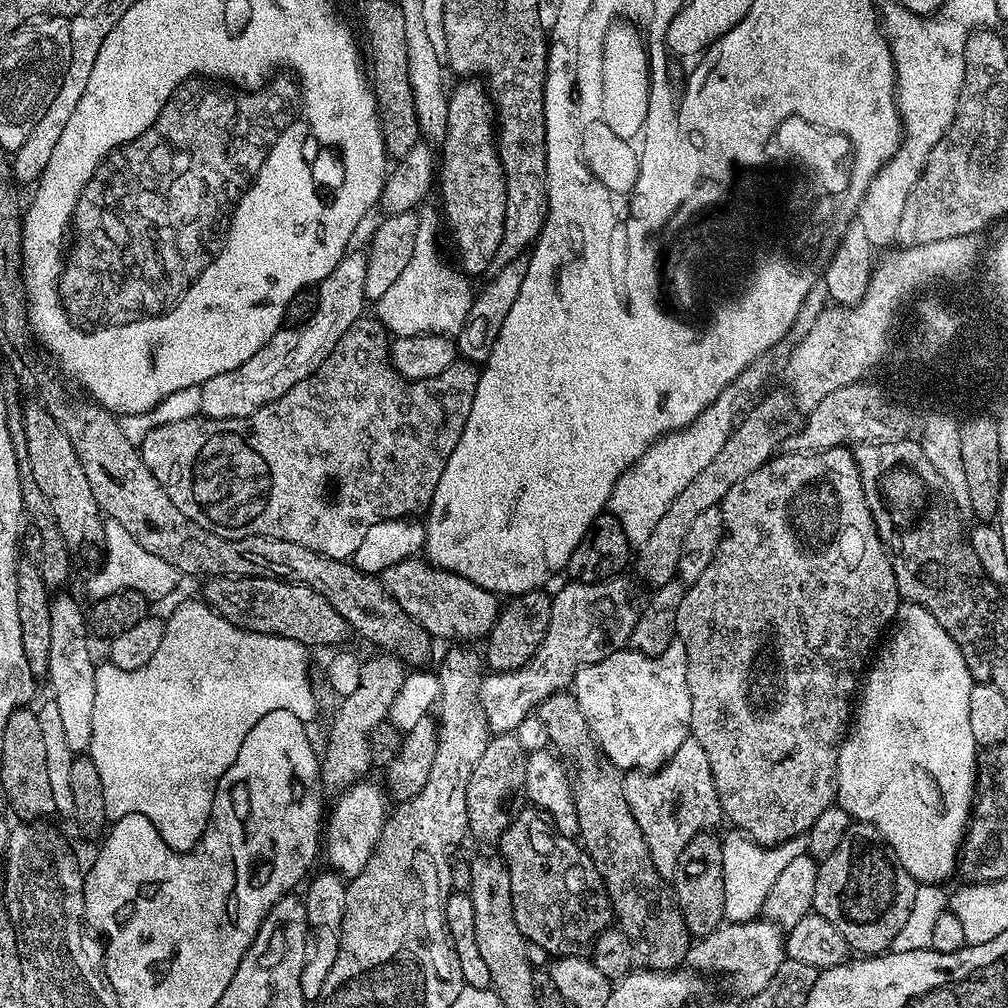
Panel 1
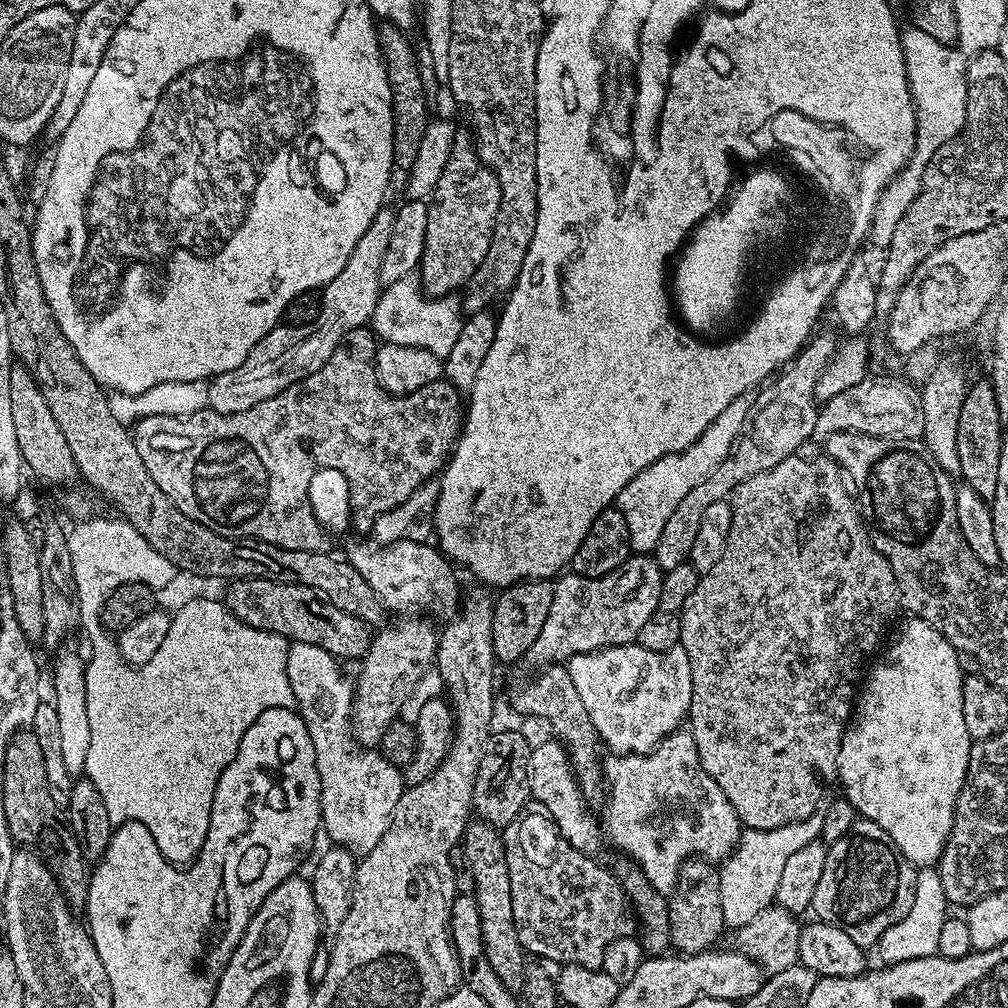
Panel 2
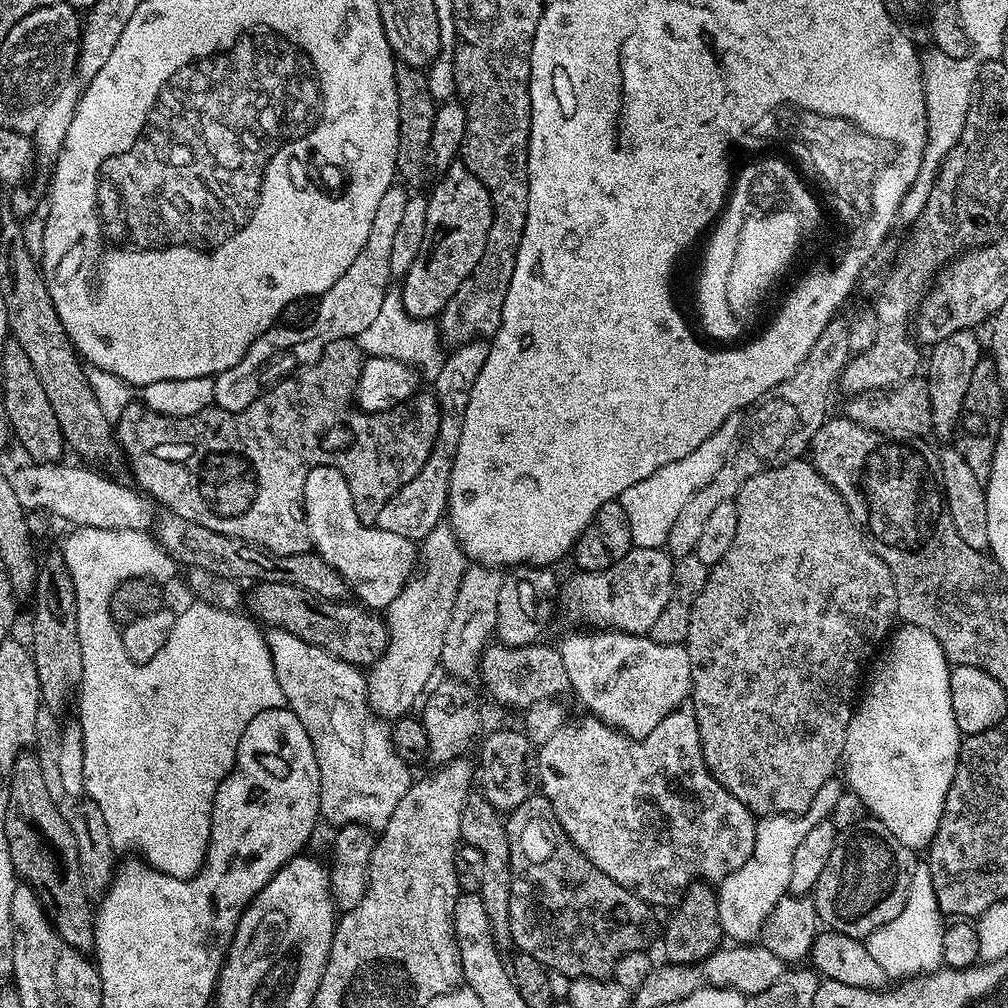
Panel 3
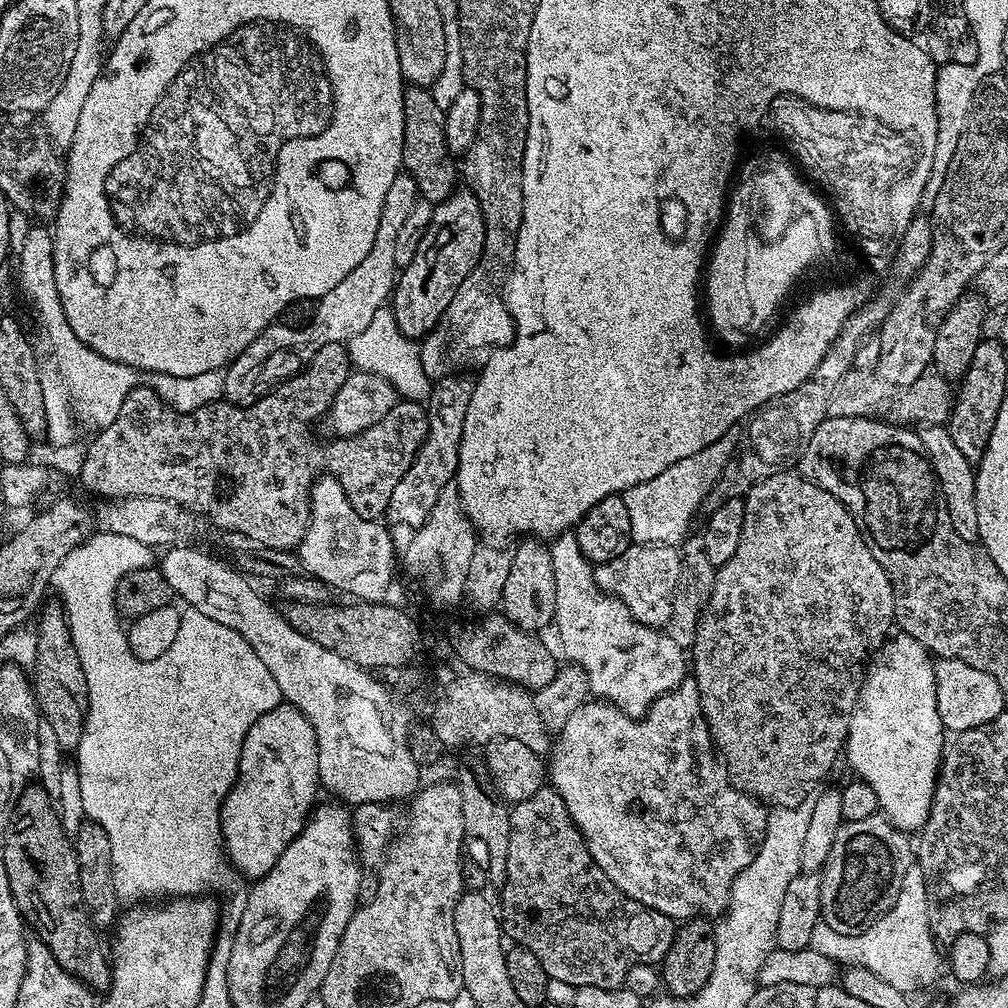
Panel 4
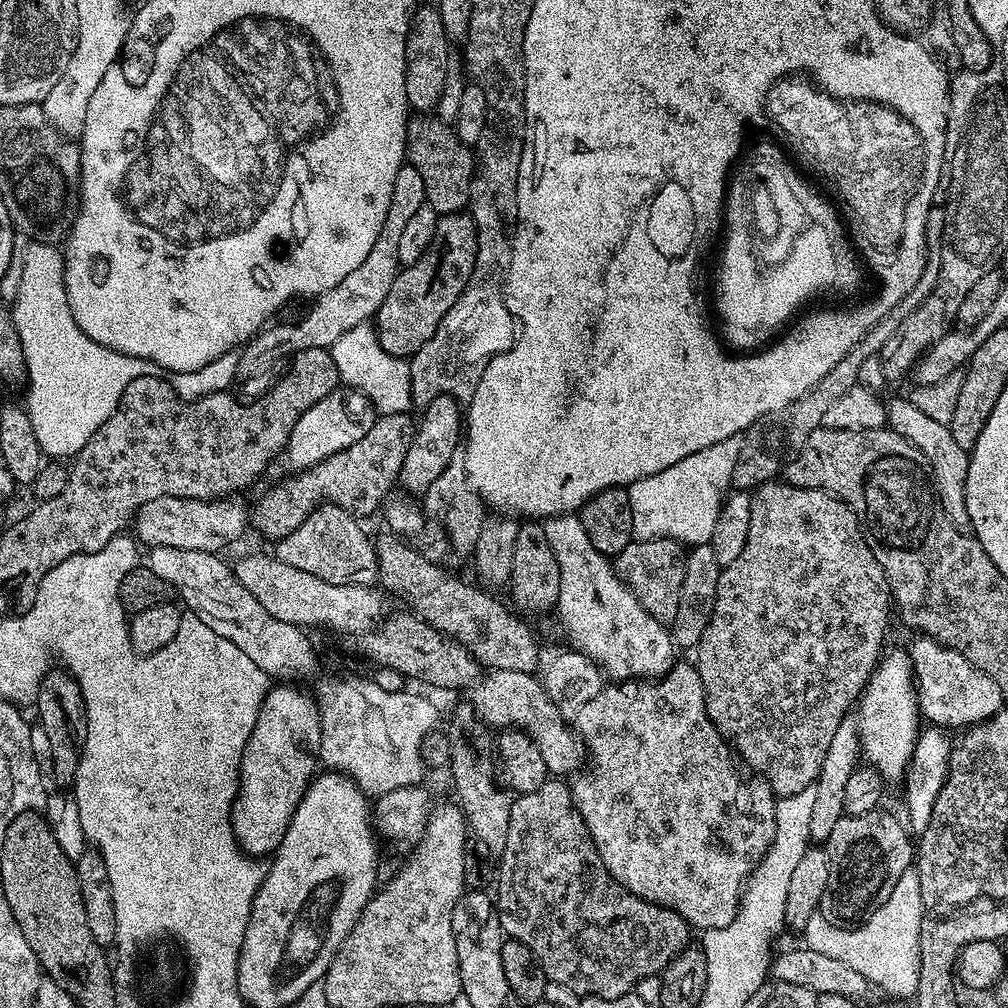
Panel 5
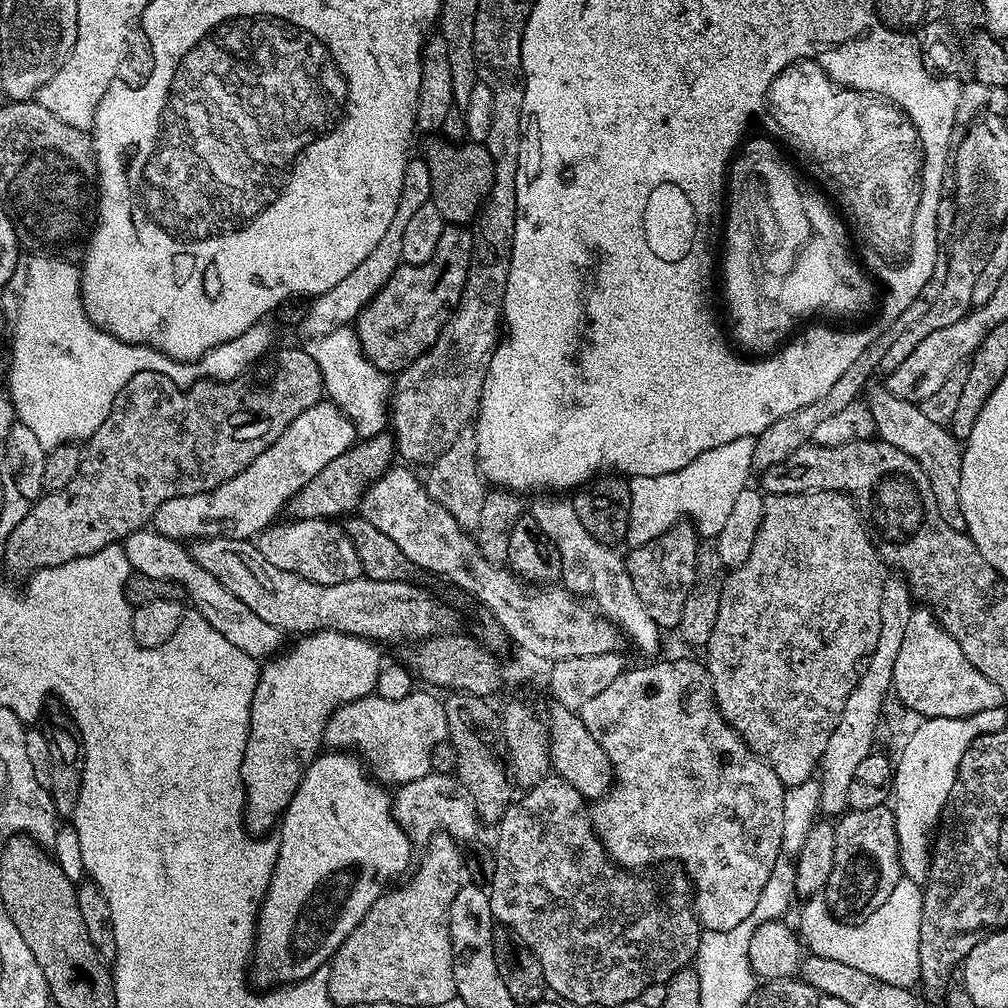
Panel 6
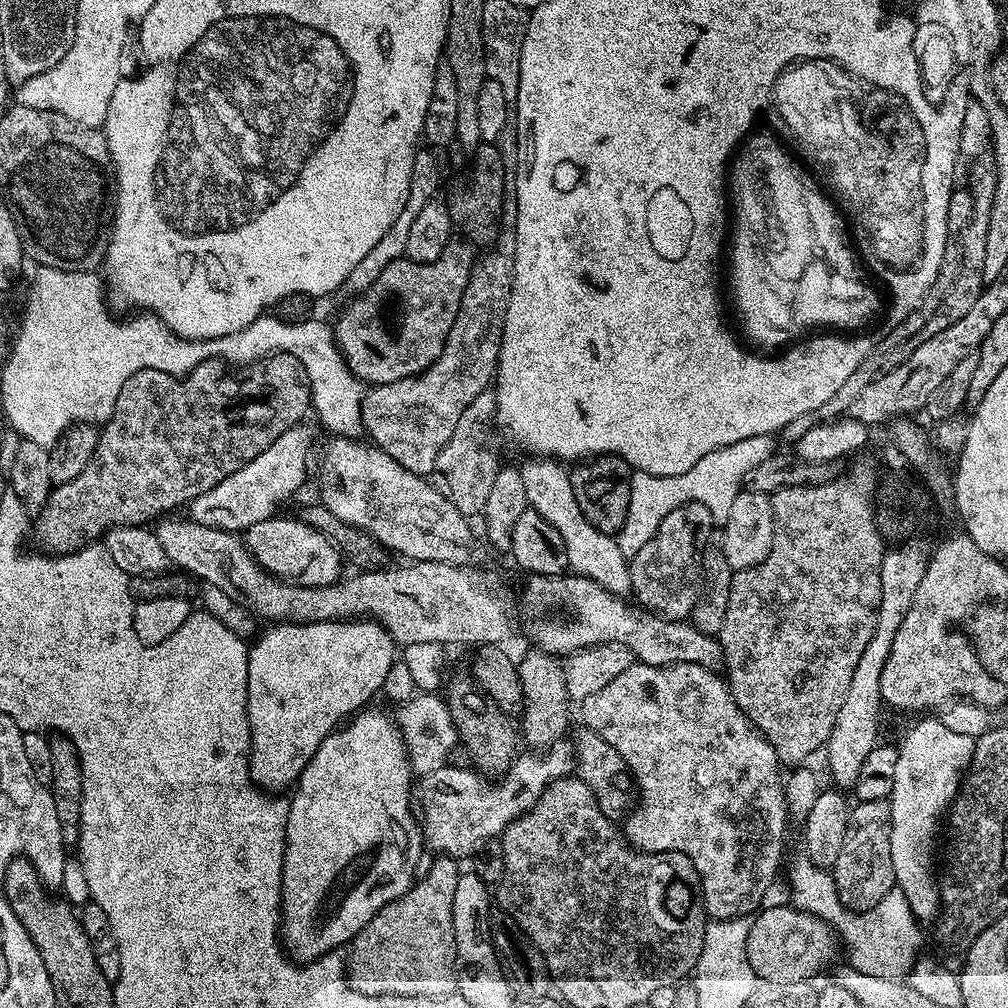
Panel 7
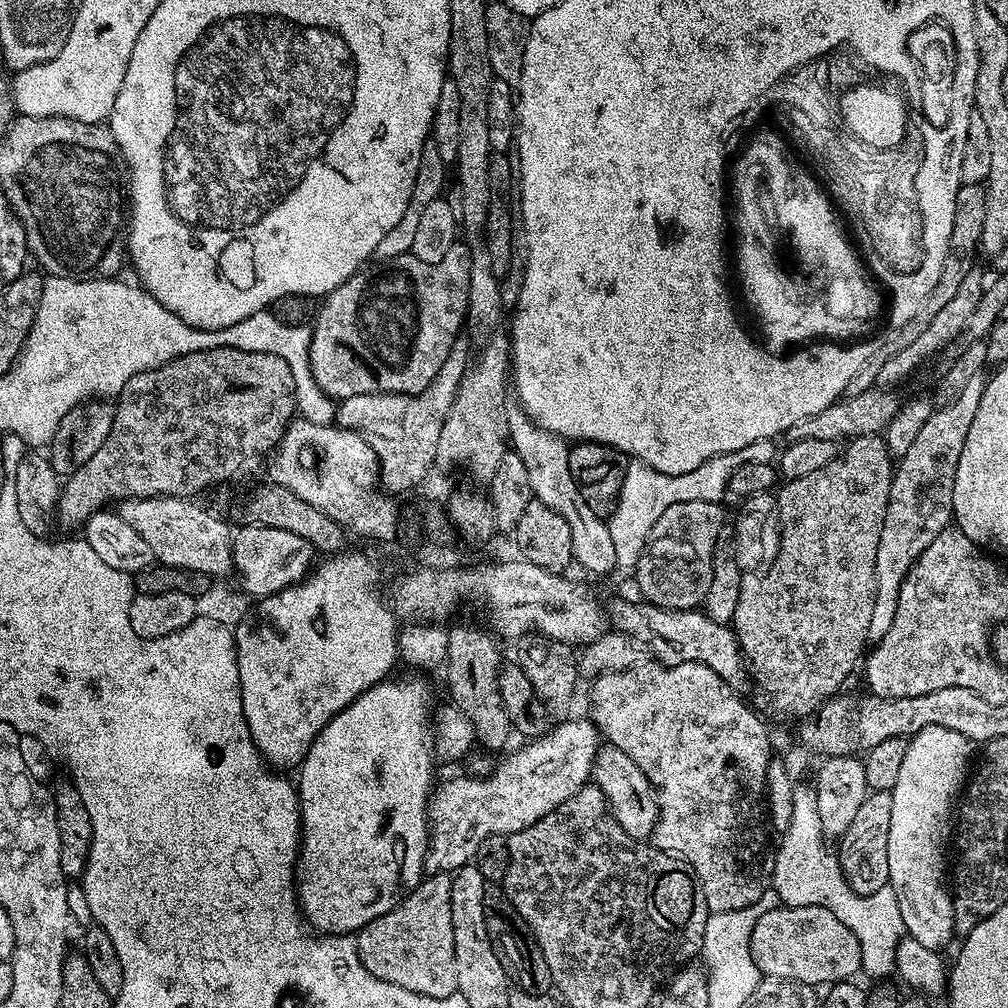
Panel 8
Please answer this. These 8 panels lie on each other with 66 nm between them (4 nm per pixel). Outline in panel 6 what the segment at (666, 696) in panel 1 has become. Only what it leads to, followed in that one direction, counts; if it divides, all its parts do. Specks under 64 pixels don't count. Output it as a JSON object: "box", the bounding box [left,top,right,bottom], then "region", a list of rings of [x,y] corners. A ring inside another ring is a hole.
{"box":[530,494,662,658],"region":[[[540,494],[533,500],[536,501],[530,508],[530,514],[534,518],[534,522],[538,522],[538,526],[542,526],[542,534],[546,534],[546,538],[550,538],[558,550],[560,580],[563,587],[567,588],[574,596],[590,598],[591,603],[595,605],[600,615],[606,617],[610,623],[615,624],[626,637],[627,642],[629,640],[642,655],[648,656],[644,658],[655,657],[657,655],[655,652],[660,648],[662,630],[654,622],[654,618],[650,618],[646,606],[642,606],[642,598],[638,598],[638,590],[634,590],[634,582],[630,582],[625,557],[623,555],[619,556],[616,553],[619,551],[613,545],[598,542],[598,538],[590,538],[586,526],[582,526],[582,522],[578,519],[578,510],[574,510],[574,506],[567,499],[564,500],[556,494]]]}

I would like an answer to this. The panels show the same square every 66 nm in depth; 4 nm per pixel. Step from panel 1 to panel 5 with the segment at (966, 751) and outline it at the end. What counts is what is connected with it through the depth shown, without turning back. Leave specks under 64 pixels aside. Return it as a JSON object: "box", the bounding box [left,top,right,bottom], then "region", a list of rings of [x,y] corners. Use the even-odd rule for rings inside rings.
{"box":[858,651,922,782],"region":[[[907,651],[890,652],[877,664],[858,702],[860,751],[863,759],[878,769],[888,782],[905,779],[916,749],[916,740],[922,731],[922,713],[914,687],[912,657]]]}

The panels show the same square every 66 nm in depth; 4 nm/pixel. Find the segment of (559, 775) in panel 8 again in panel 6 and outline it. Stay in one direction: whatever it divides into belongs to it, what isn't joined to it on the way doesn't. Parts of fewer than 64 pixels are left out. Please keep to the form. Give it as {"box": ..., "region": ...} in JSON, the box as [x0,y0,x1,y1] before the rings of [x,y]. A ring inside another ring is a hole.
{"box":[392,773,480,842],"region":[[[428,773],[414,782],[399,785],[392,797],[395,820],[408,835],[433,836],[441,832],[451,835],[458,842],[470,842],[477,837],[475,834],[480,827],[480,819],[476,807],[464,785],[451,773]]]}

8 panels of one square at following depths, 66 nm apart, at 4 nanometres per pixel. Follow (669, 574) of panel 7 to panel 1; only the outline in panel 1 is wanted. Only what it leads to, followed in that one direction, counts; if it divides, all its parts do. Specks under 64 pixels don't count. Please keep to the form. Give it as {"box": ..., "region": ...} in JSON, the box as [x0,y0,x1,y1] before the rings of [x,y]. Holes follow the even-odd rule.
{"box":[480,575,638,734],"region":[[[627,575],[611,576],[609,580],[582,584],[567,582],[552,596],[550,610],[550,626],[546,626],[546,634],[534,650],[534,654],[517,672],[489,671],[483,677],[480,685],[480,701],[484,707],[485,720],[489,733],[512,734],[522,722],[522,718],[533,715],[539,709],[541,702],[550,698],[555,692],[563,692],[576,678],[576,672],[586,664],[593,664],[610,654],[621,651],[628,644],[630,634],[636,625],[638,615],[638,600]]]}

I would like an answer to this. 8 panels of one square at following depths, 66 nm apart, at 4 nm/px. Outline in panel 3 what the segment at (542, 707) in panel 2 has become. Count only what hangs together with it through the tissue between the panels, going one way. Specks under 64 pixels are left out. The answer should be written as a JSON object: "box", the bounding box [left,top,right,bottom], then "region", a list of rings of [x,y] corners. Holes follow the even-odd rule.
{"box":[479,642,569,710],"region":[[[544,642],[527,644],[521,648],[511,648],[508,644],[489,643],[480,656],[479,677],[483,680],[488,692],[500,704],[523,710],[555,701],[563,692],[569,691],[566,678],[566,666],[562,662],[559,647],[547,648]]]}

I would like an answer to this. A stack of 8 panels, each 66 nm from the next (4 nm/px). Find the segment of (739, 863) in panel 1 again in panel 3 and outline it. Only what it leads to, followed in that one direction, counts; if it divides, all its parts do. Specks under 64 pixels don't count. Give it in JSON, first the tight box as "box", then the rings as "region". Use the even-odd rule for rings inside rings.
{"box":[718,778,845,942],"region":[[[833,778],[822,782],[818,794],[814,794],[814,802],[810,802],[804,812],[787,816],[762,816],[757,819],[756,841],[750,858],[746,858],[746,862],[742,862],[742,866],[738,866],[734,874],[730,874],[718,884],[718,918],[729,941],[752,942],[759,937],[766,918],[789,891],[793,857],[802,838],[805,838],[814,826],[831,817],[834,805],[837,804],[838,798],[842,798],[845,790],[845,781]]]}

